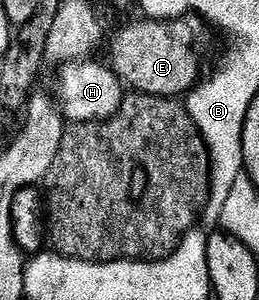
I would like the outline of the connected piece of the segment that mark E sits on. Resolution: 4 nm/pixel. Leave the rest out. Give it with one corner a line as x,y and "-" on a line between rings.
197,16
141,21
124,27
114,39
109,39
110,69
131,91
139,94
173,99
189,94
204,74
202,49
211,33
207,23

